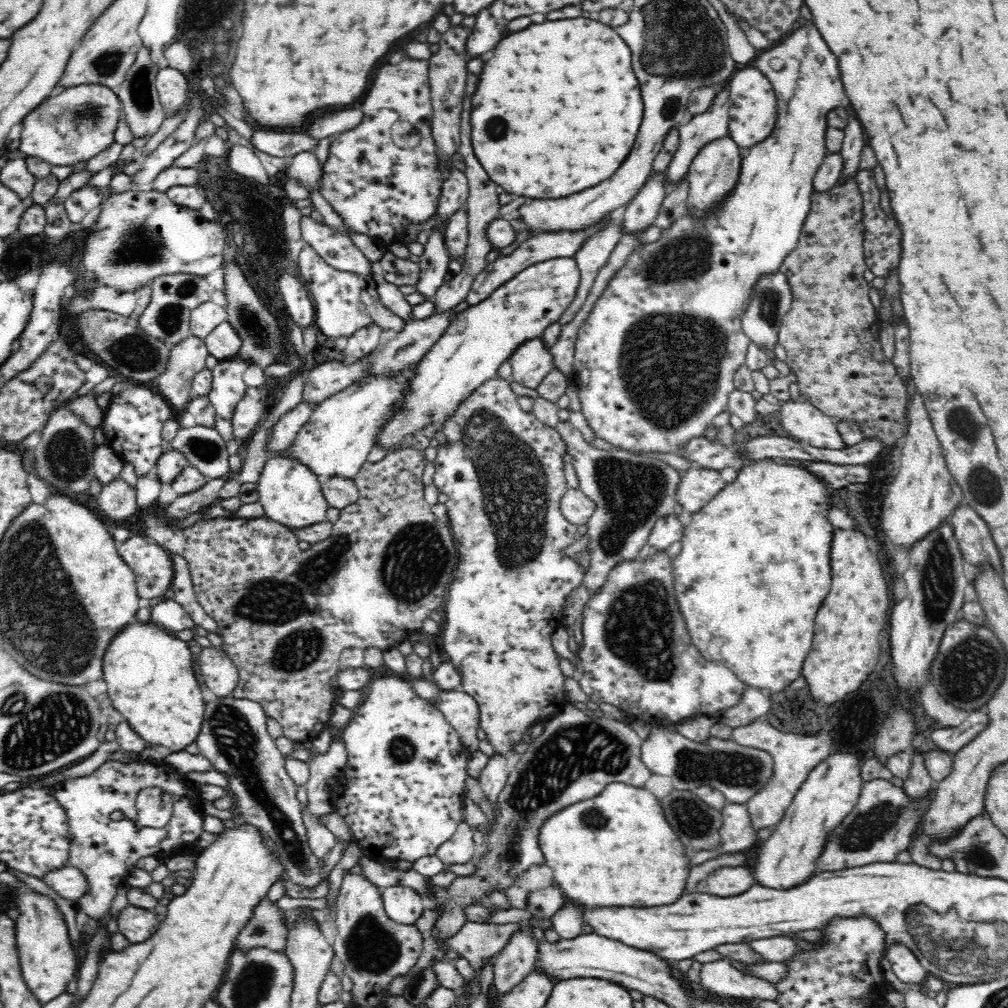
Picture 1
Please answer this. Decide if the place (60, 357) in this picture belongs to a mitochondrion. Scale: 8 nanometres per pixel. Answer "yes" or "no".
no

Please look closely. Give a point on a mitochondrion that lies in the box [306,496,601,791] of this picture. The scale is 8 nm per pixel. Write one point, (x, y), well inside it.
(413, 565)

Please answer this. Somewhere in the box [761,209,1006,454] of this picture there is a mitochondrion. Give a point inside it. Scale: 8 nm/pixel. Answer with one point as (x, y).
(961, 425)

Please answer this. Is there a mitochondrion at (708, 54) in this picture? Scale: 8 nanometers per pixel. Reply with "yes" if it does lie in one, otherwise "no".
yes

